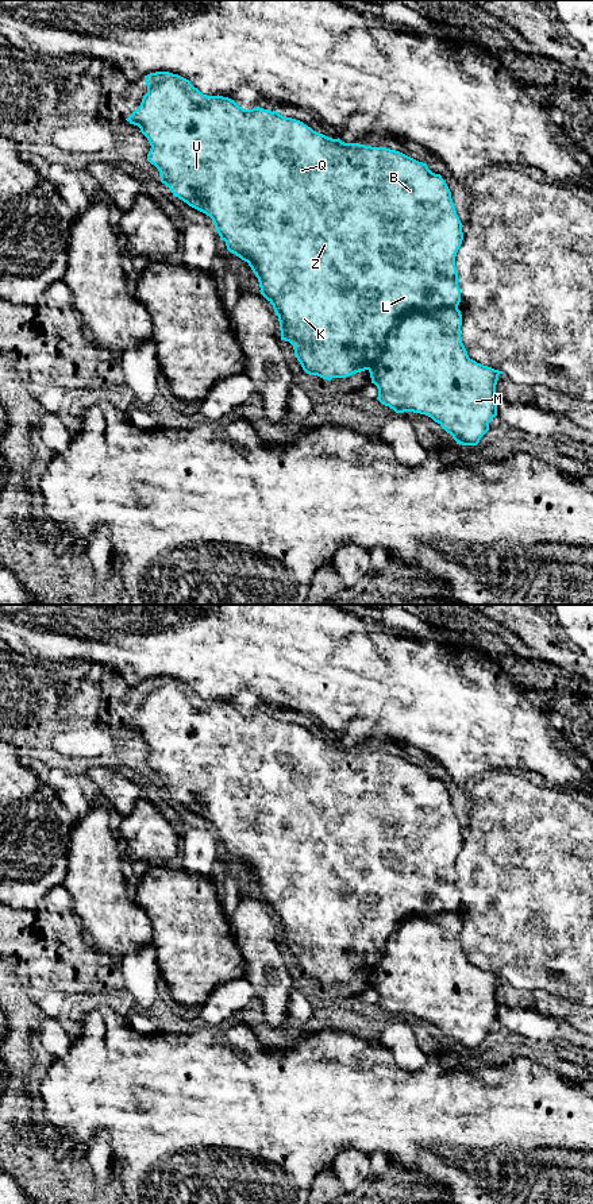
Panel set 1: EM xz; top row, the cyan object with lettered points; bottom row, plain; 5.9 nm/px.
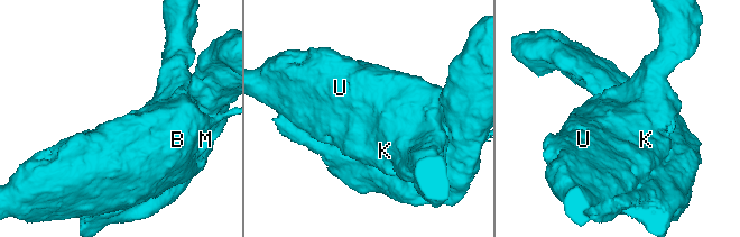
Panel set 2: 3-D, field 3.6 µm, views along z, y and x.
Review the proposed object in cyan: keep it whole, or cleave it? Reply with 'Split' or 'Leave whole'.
Split

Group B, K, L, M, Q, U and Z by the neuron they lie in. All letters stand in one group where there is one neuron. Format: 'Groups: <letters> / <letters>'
Groups: B K L Q U Z / M

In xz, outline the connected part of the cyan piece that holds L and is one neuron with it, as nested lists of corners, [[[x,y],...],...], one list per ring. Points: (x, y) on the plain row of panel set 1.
[[[155,676],[145,680],[147,698],[140,710],[126,723],[138,730],[151,753],[147,765],[154,769],[173,800],[212,823],[220,845],[227,854],[247,867],[258,883],[261,899],[273,910],[280,926],[281,945],[293,950],[294,960],[303,975],[323,984],[346,983],[369,975],[373,964],[384,956],[388,939],[408,919],[440,912],[458,912],[461,894],[455,861],[463,845],[462,827],[457,819],[451,796],[440,779],[400,756],[386,752],[371,752],[359,748],[344,748],[313,736],[300,725],[284,722],[277,715],[263,713],[243,714],[234,705],[223,701],[207,701],[195,692],[189,684],[169,676]]]

